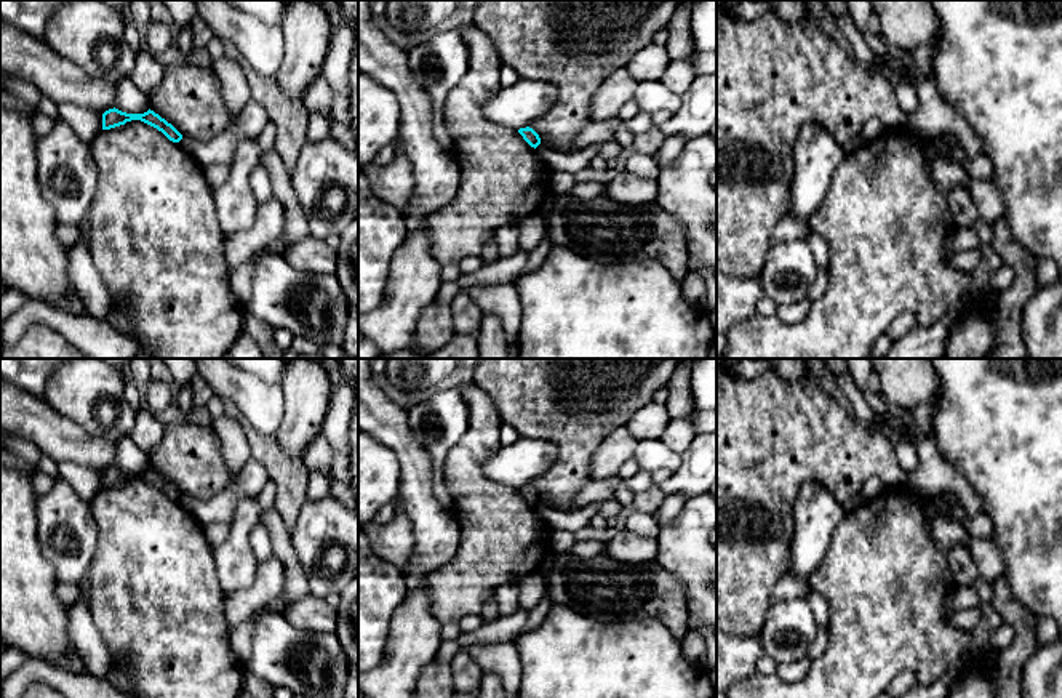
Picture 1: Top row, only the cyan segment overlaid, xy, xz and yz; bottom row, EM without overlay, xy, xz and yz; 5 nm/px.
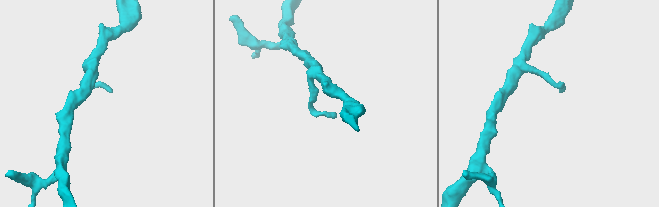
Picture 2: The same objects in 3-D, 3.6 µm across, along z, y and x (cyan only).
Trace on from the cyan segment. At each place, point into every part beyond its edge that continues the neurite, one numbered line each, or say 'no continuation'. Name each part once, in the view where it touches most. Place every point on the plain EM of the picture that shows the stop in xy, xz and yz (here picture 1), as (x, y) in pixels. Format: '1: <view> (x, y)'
no continuation

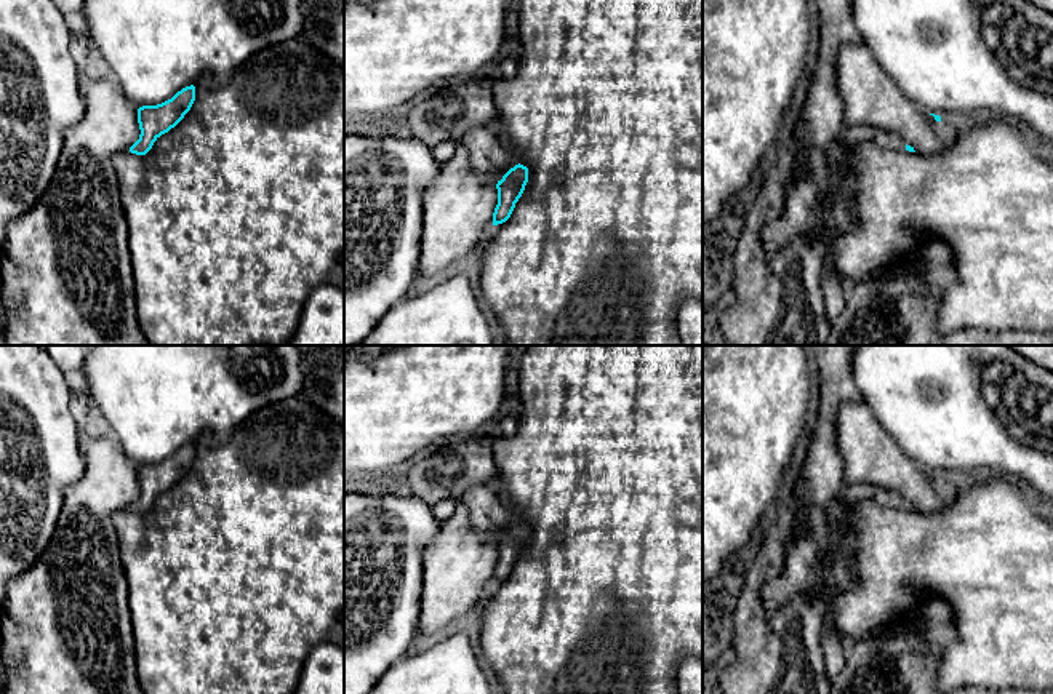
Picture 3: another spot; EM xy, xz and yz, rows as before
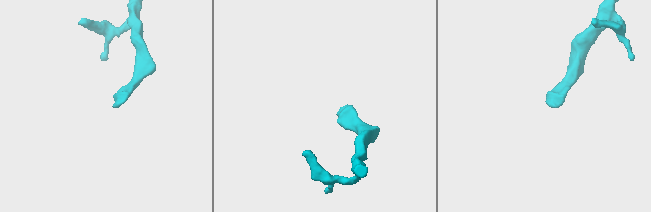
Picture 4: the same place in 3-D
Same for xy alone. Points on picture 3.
no continuation

